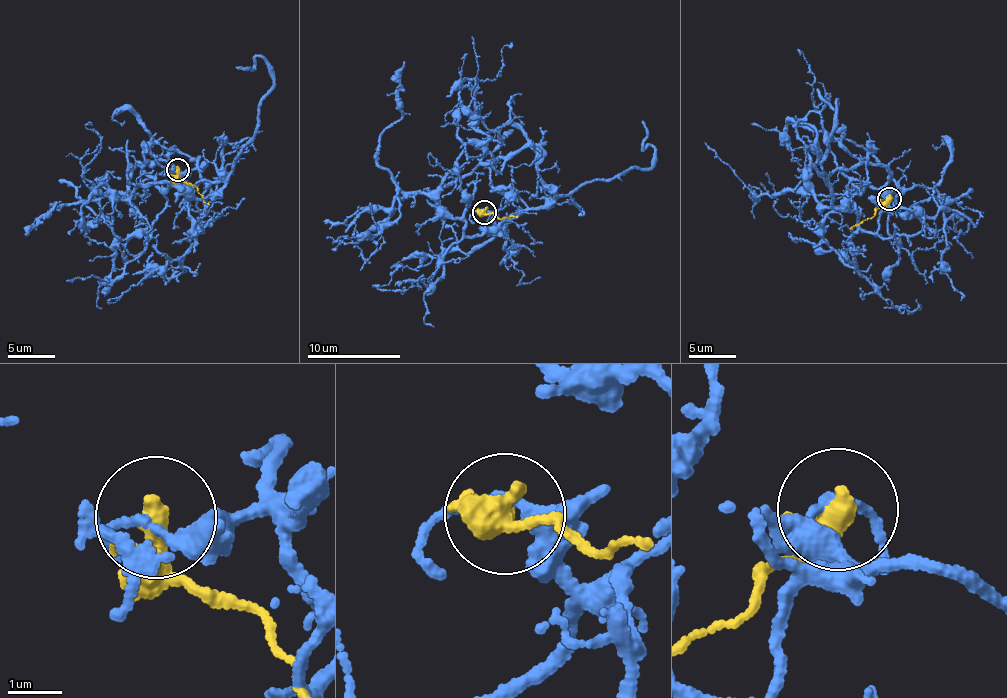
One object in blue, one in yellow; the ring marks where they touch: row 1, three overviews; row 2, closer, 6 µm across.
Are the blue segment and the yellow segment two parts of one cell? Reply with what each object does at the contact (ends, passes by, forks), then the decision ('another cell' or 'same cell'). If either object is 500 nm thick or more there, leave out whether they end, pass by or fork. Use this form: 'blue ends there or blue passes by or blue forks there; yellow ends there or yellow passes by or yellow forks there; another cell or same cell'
blue passes by; yellow forks there; another cell

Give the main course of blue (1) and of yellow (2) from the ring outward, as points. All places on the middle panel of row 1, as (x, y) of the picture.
1: (484, 213), (505, 234), (554, 200), (530, 147), (440, 187), (463, 152), (459, 94), (500, 73), (512, 41)
2: (484, 213), (502, 219), (517, 215)

